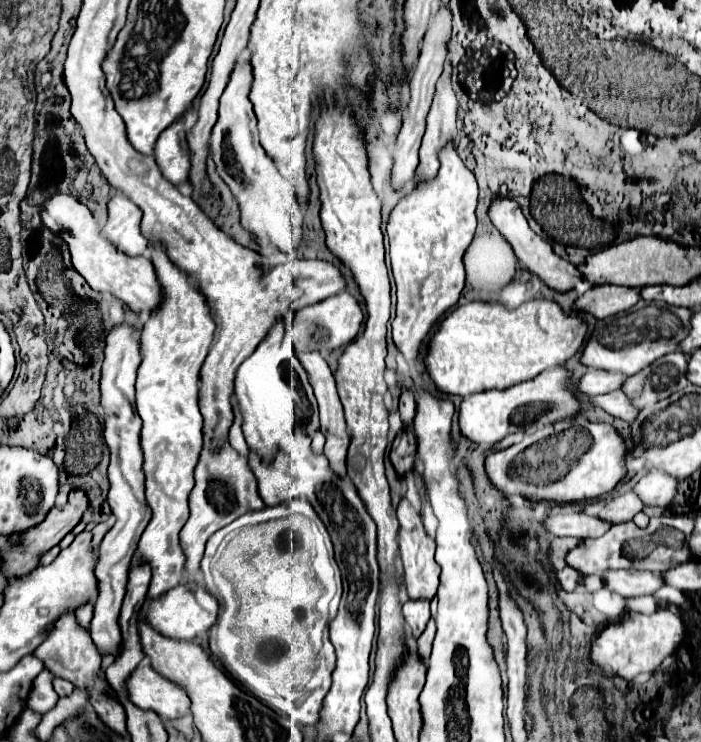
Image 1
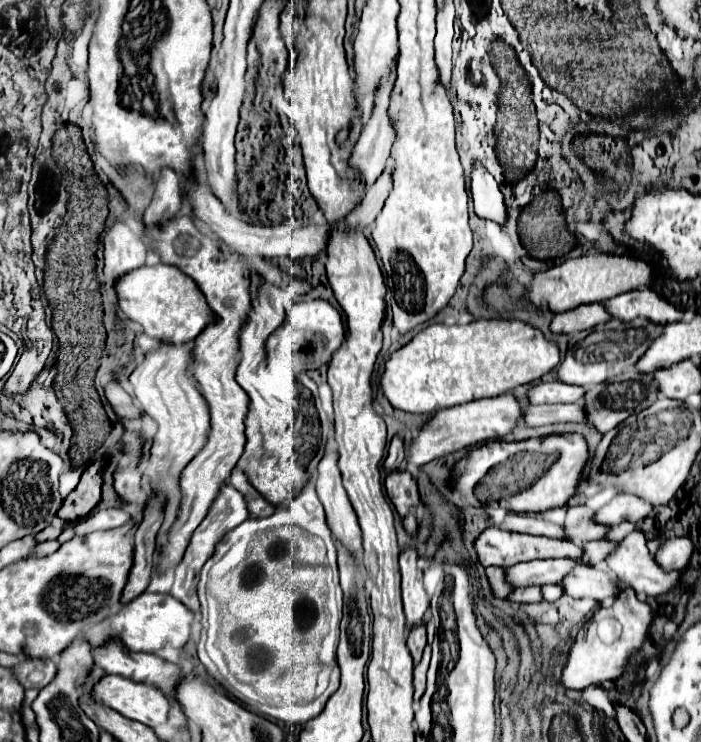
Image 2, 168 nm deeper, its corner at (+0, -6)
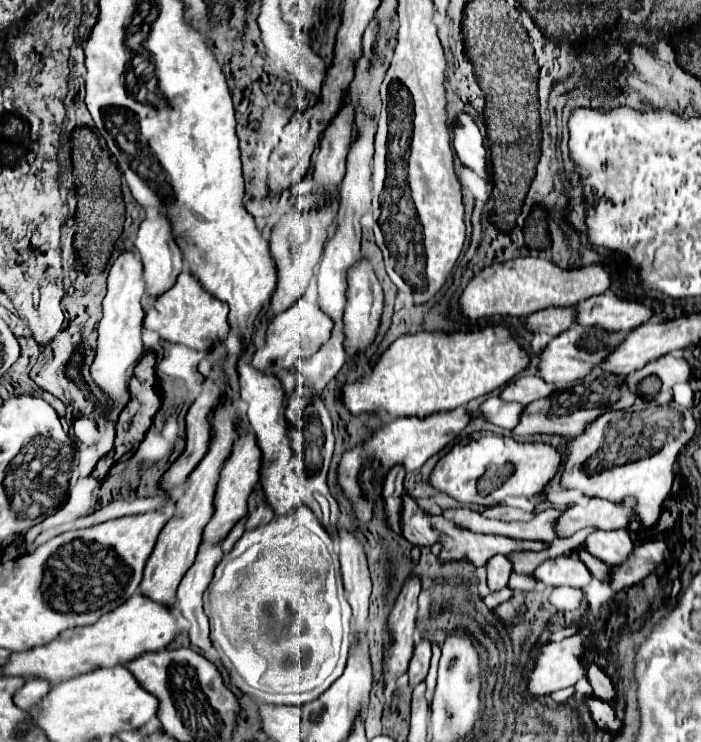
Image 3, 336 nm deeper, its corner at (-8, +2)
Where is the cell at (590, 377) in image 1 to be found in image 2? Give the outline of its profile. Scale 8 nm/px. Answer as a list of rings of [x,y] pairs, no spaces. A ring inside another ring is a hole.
[[[541,383],[529,391],[529,401],[539,405],[539,403],[577,403],[585,397],[587,389],[579,385],[569,385],[569,383]]]

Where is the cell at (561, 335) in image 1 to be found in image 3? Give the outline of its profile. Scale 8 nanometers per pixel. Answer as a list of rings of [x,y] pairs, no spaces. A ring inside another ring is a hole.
[[[485,327],[481,331],[457,331],[457,333],[425,333],[417,331],[401,337],[389,345],[389,349],[379,357],[371,375],[357,379],[355,383],[345,383],[341,389],[341,403],[351,415],[375,413],[385,409],[393,417],[425,417],[435,411],[451,411],[455,407],[467,405],[471,399],[487,395],[507,379],[519,375],[529,365],[527,353],[509,335],[505,327]]]

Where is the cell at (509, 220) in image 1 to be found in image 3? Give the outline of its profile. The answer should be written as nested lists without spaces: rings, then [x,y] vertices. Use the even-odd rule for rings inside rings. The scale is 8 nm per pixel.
[[[459,113],[457,123],[453,127],[453,149],[459,161],[473,171],[477,171],[479,177],[485,181],[487,177],[487,147],[485,139],[475,125],[475,121],[467,113]]]

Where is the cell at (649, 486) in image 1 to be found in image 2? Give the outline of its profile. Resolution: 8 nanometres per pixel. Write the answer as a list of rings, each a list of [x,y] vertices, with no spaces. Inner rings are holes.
[[[621,493],[615,499],[611,499],[605,507],[601,507],[595,515],[599,523],[605,525],[619,525],[621,521],[643,521],[653,511],[653,505],[633,493]]]

